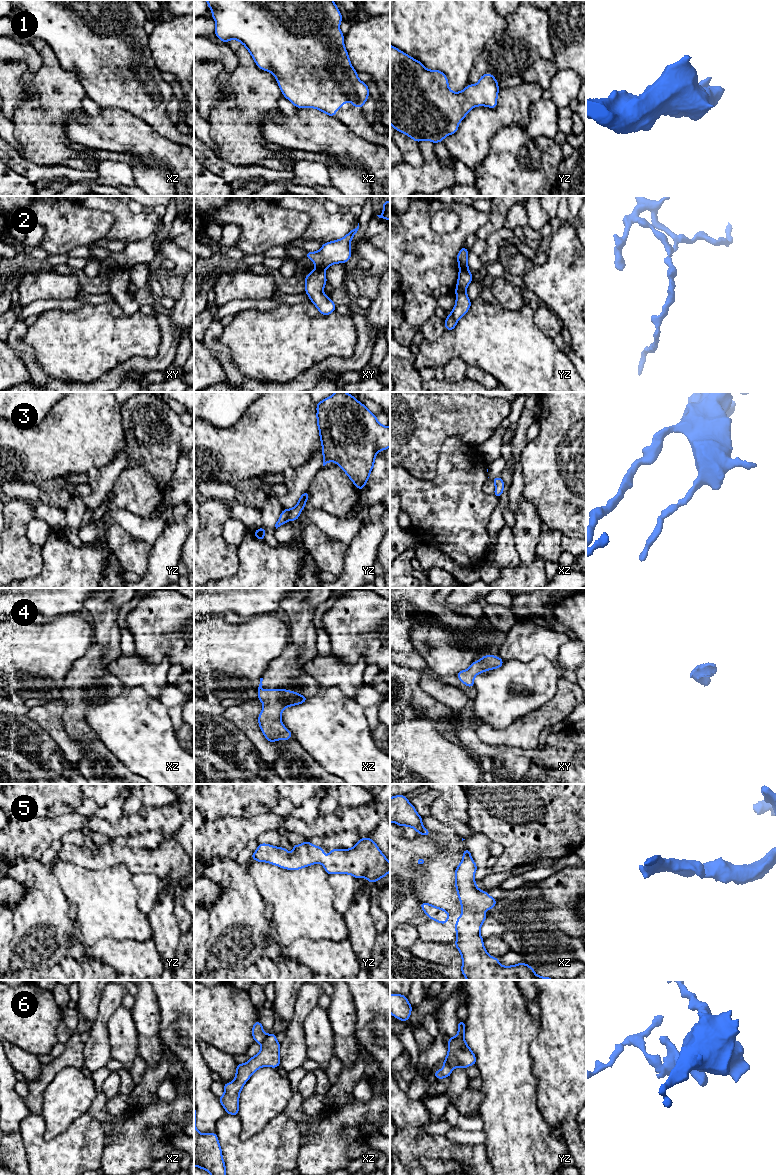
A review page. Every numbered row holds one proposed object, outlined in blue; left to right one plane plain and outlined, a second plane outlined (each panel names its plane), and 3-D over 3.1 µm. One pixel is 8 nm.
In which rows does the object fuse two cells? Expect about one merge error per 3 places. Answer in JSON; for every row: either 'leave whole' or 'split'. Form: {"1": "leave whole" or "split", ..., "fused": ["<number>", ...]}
{"1": "leave whole", "2": "split", "3": "leave whole", "4": "leave whole", "5": "leave whole", "6": "split", "fused": ["2", "6"]}

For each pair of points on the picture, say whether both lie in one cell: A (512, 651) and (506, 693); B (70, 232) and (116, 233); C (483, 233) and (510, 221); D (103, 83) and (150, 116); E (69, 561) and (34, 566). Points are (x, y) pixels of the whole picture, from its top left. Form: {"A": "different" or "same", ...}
{"A": "different", "B": "different", "C": "different", "D": "same", "E": "different"}

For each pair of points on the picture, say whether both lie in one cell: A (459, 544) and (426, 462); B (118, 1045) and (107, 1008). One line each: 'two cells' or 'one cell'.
A: two cells
B: two cells

